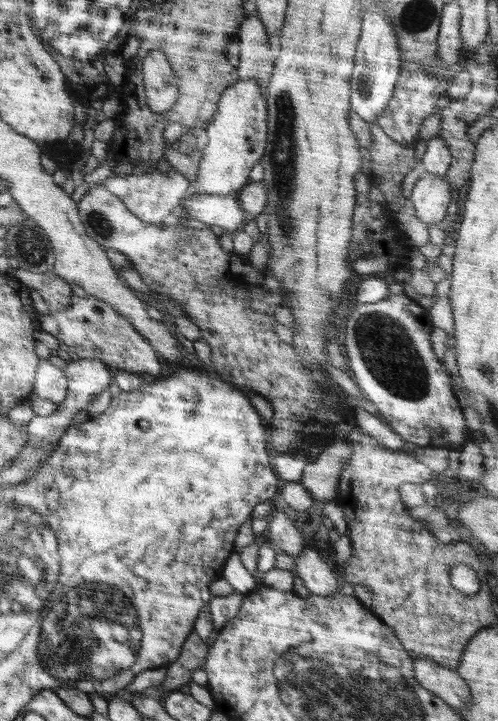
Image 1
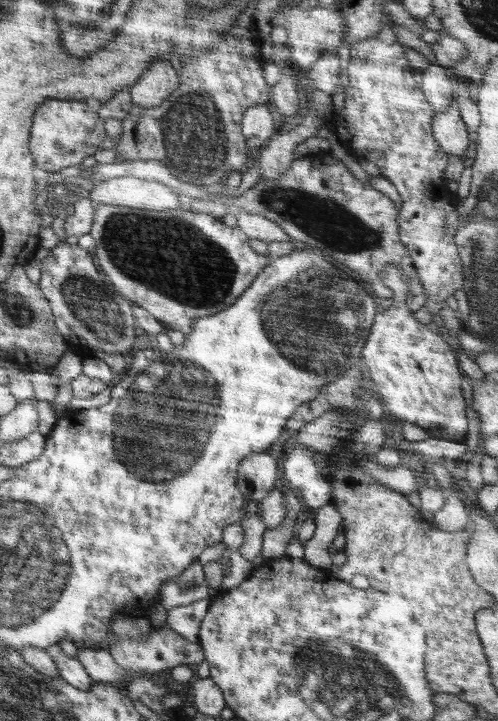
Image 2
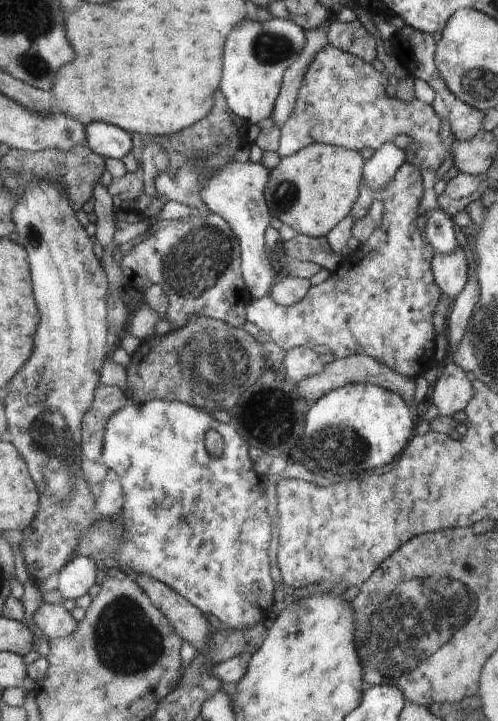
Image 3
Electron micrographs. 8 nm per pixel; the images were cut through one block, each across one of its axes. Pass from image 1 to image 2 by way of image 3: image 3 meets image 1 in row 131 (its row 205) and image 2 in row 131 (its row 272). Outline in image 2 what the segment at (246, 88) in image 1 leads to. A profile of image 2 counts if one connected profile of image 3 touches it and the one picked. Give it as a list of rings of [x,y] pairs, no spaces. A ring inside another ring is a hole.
[[[258,103],[244,112],[241,131],[250,150],[256,152],[262,148],[278,130],[266,105]]]

